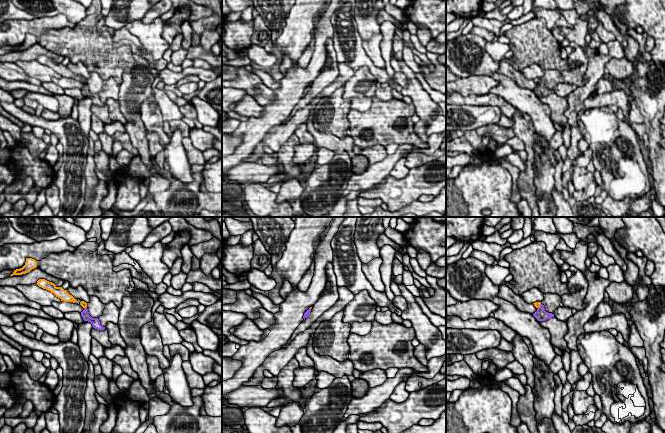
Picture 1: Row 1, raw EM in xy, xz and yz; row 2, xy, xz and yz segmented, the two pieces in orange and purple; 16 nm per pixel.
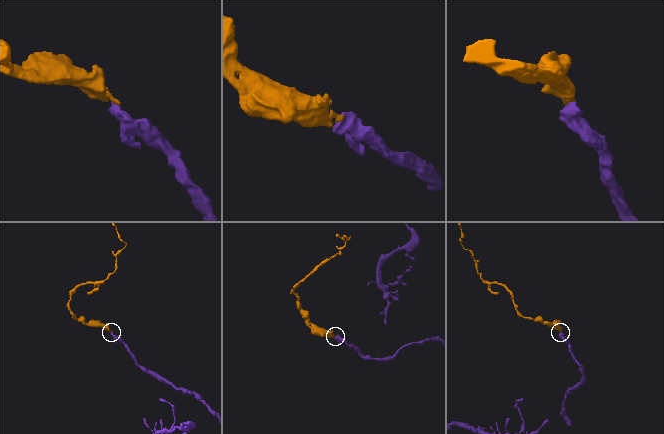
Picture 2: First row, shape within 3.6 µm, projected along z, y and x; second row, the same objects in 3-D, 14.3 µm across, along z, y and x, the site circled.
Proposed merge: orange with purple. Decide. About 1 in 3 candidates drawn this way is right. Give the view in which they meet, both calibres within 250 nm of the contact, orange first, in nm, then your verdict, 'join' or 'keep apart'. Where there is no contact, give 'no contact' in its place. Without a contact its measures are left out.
yz | 100/190 nm | join

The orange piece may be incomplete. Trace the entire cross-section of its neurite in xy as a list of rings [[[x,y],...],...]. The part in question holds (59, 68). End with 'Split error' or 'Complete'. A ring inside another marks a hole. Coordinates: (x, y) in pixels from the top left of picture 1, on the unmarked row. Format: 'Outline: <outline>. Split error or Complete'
Outline: [[[39,55],[36,59],[39,63],[46,65],[53,69],[56,73],[60,74],[64,78],[76,78],[76,75],[70,71],[67,66],[64,66],[62,63],[57,63],[54,59],[49,58],[45,55]]]. Complete

